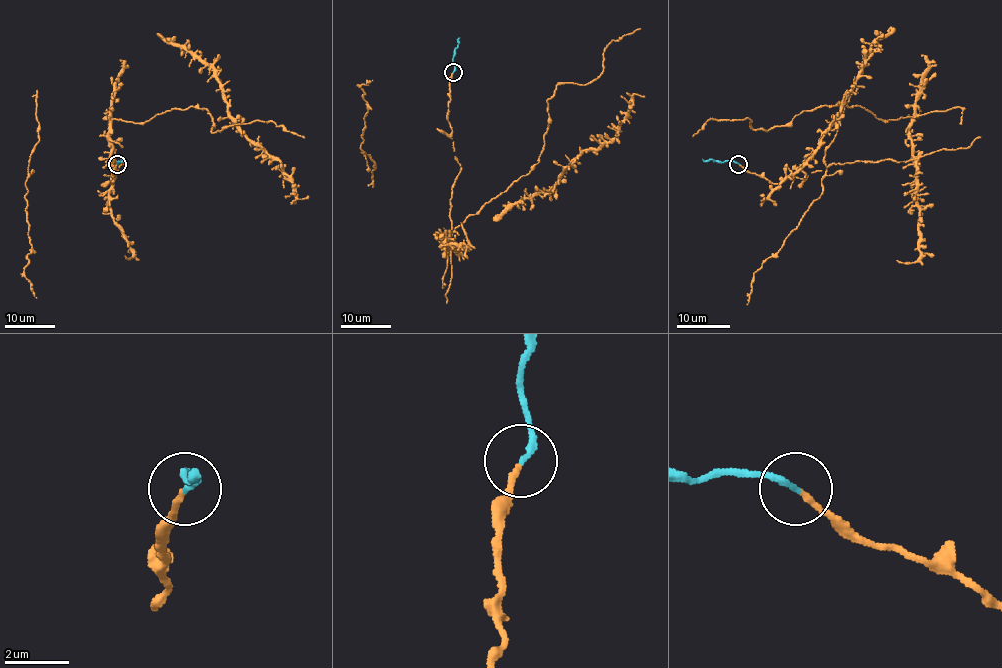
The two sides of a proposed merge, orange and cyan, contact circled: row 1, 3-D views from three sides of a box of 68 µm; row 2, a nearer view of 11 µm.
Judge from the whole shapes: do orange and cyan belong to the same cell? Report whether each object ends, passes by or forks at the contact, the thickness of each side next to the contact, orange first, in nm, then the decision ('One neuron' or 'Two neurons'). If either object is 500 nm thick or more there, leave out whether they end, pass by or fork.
At the ring orange ends. At the ring cyan ends. Thickness 160 nm (orange) against 200 nm. One neuron

